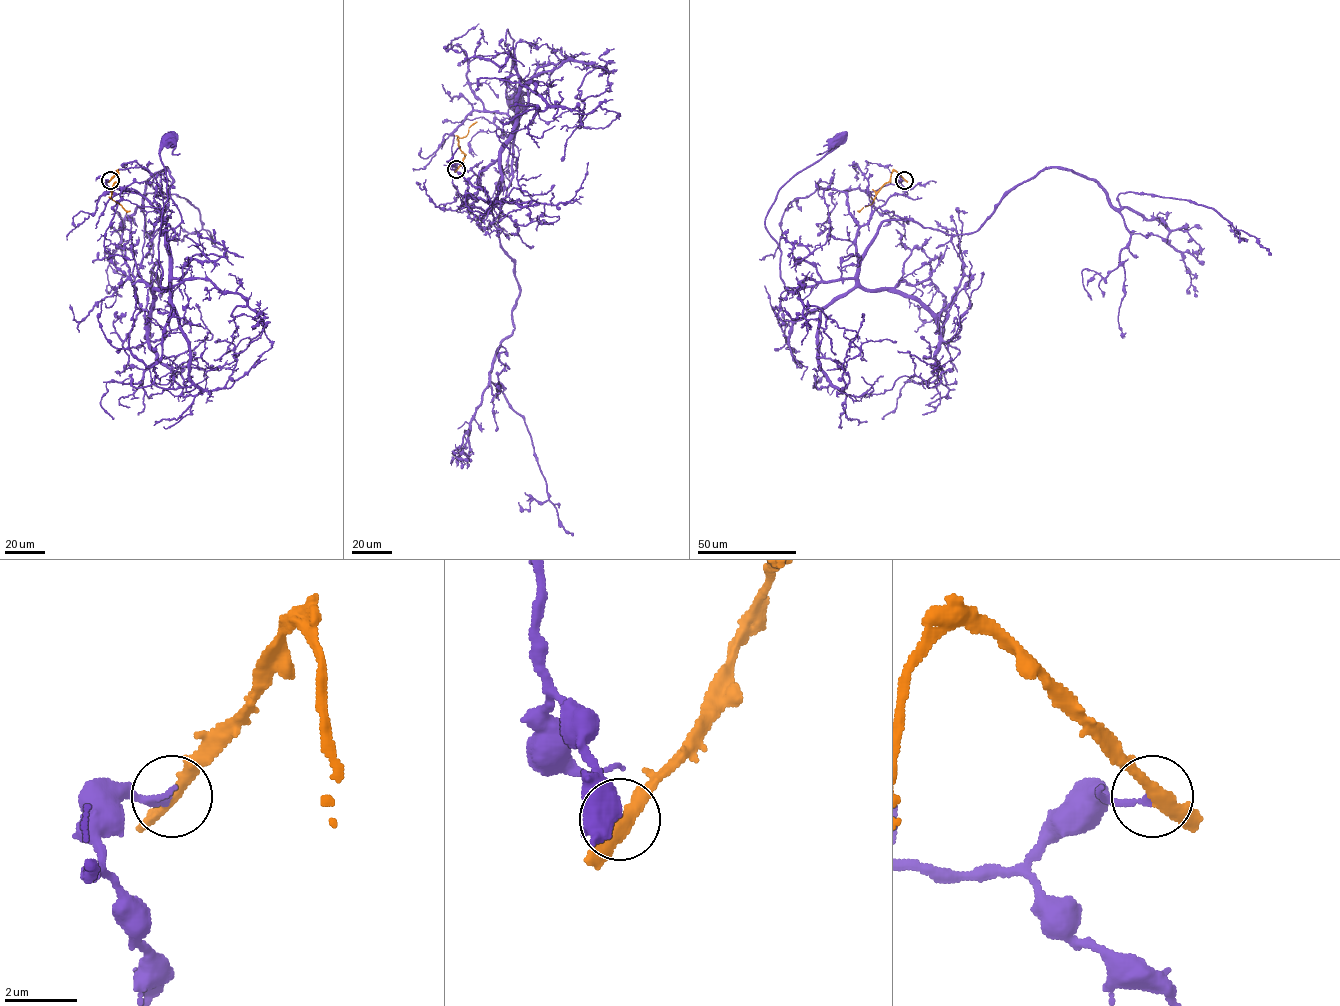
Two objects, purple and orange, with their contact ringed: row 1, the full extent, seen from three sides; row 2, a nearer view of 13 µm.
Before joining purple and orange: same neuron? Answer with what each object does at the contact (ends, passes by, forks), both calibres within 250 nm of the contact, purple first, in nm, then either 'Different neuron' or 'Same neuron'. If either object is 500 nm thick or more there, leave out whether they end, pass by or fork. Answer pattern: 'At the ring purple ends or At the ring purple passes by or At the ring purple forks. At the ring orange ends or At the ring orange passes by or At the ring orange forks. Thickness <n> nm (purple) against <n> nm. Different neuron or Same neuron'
At the ring purple ends. At the ring orange passes by. Thickness 170 nm (purple) against 300 nm. Different neuron

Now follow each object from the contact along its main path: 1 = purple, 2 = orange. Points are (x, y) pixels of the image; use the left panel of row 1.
1: (110, 180), (106, 192), (139, 192), (163, 216), (170, 274), (180, 282), (161, 285), (160, 150), (171, 139)
2: (110, 180), (117, 171), (118, 180), (113, 185), (111, 198), (130, 210)

